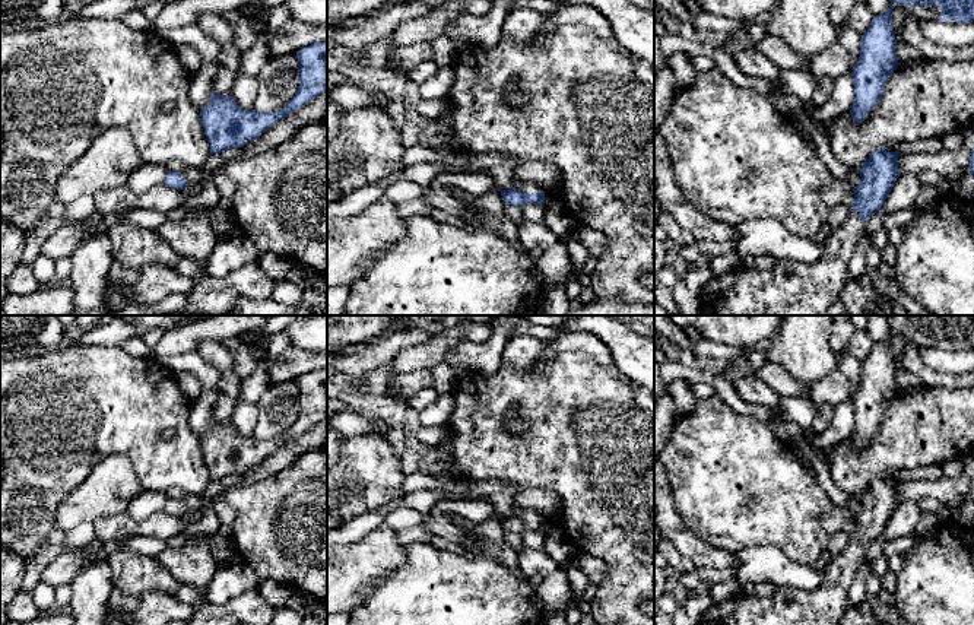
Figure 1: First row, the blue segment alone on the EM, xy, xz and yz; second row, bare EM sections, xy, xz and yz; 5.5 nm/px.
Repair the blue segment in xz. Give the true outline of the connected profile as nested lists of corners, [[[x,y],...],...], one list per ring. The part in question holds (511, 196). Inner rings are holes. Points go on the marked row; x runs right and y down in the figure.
[[[513,181],[508,190],[501,191],[505,204],[521,207],[526,203],[542,204],[545,191],[530,181]]]

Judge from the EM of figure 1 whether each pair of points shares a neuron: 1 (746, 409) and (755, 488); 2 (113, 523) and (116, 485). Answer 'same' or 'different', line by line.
1: different
2: different

